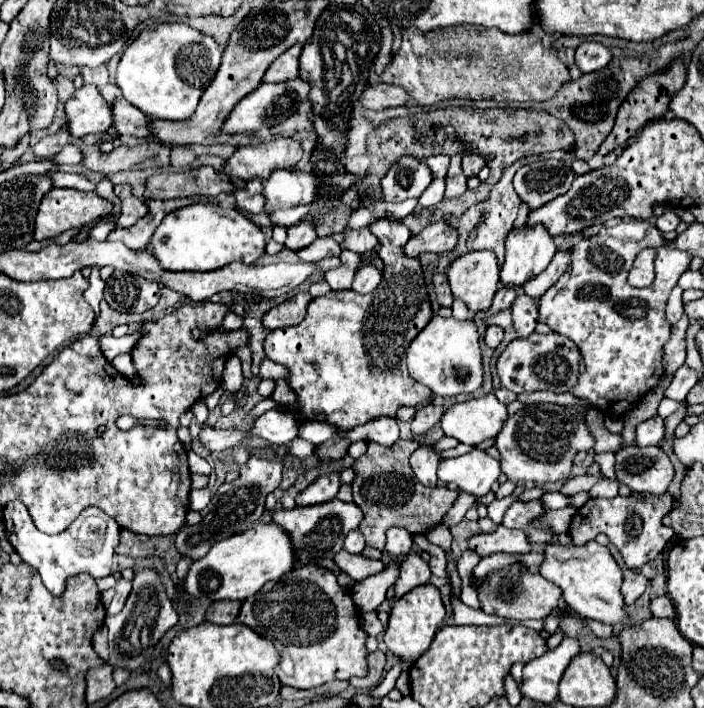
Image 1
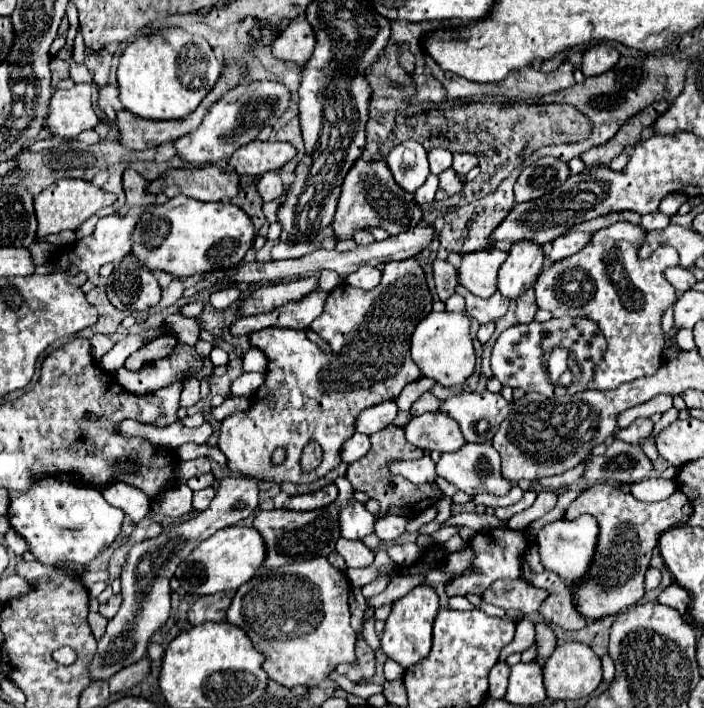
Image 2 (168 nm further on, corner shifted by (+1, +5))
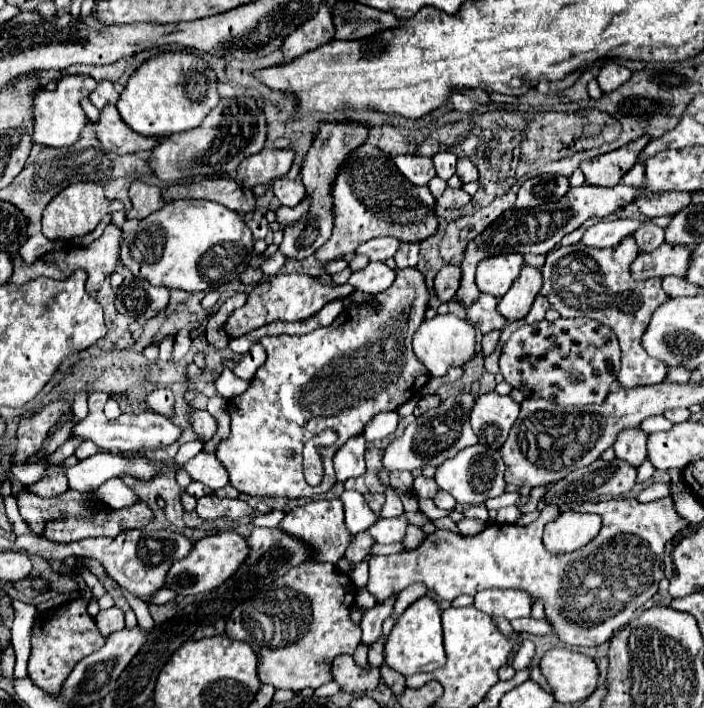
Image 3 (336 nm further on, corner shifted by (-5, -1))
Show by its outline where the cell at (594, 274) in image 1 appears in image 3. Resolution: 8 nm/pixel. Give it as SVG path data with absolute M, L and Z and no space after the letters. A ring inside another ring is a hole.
M626 237L610 249L594 249L588 245L568 245L558 247L546 255L546 263L540 269L544 285L540 295L550 301L550 305L562 317L590 317L608 325L622 347L622 367L618 381L622 387L638 385L656 385L666 379L668 367L662 361L650 357L642 349L642 333L650 323L650 317L658 305L662 305L668 295L662 291L662 281L658 277L648 281L634 281L630 277L630 263L638 255L638 245L634 237ZM578 253L572 261L562 261L562 257Z

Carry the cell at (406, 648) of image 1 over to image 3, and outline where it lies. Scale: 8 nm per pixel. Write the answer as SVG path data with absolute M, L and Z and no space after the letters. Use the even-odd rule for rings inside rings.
M420 597L414 601L396 621L392 633L388 635L384 643L384 663L402 673L404 677L410 677L420 671L432 671L440 669L442 663L446 663L446 653L442 645L442 625L440 625L440 607L430 597Z

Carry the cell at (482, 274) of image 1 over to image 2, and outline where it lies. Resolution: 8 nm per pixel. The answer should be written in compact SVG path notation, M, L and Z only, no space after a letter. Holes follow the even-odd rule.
M496 247L462 255L458 283L464 285L472 295L488 299L498 289L496 287L498 269L506 261L506 257L508 255Z

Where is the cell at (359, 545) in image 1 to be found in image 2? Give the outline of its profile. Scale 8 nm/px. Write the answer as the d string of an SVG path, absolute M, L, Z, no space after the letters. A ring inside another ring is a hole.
M346 477L336 479L338 485L338 503L342 507L340 511L340 533L344 539L364 539L366 535L374 533L374 521L376 517L368 511L364 511L362 503L356 503L352 499L352 485Z

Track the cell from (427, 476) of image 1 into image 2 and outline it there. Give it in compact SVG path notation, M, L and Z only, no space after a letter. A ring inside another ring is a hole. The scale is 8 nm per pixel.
M428 455L414 459L414 461L390 461L388 467L394 475L404 475L408 481L412 481L416 485L434 483L438 477L436 469L434 469L436 463Z

